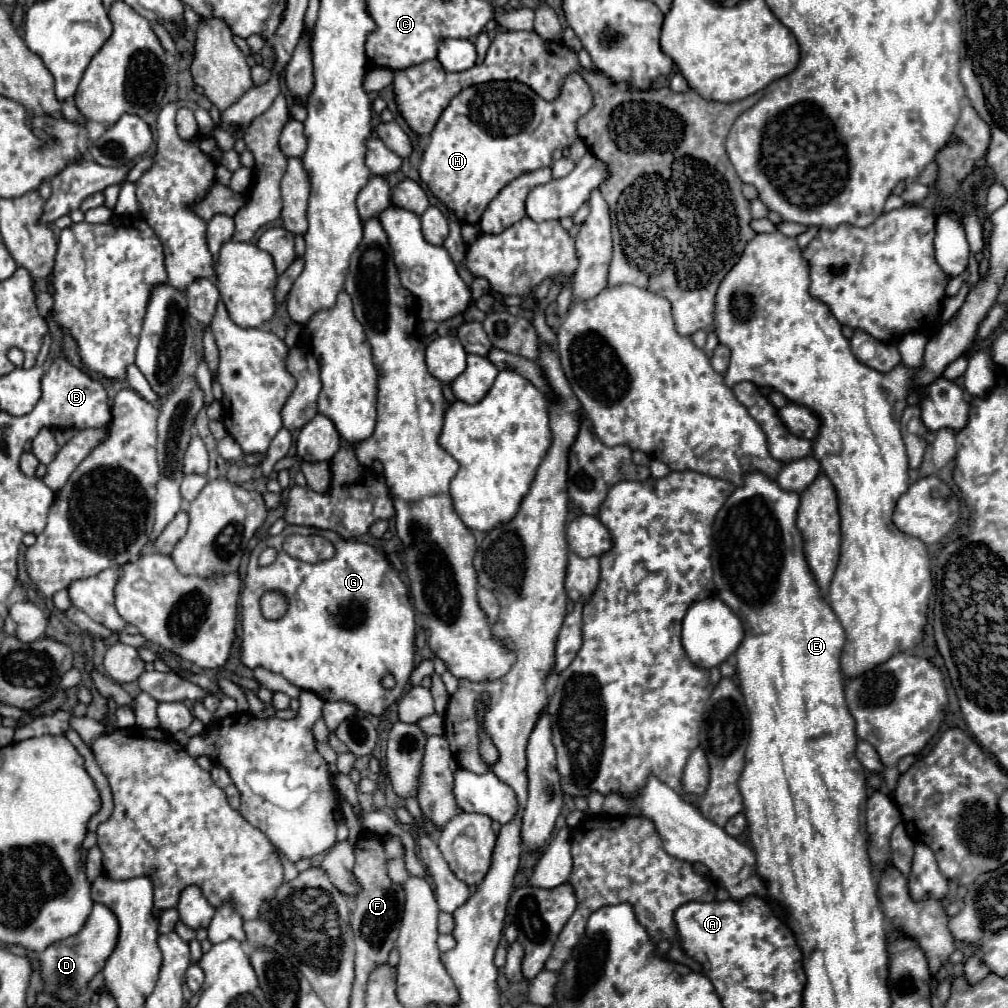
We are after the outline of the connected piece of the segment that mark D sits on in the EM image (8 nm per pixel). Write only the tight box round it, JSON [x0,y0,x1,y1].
[40,903,118,1001]

